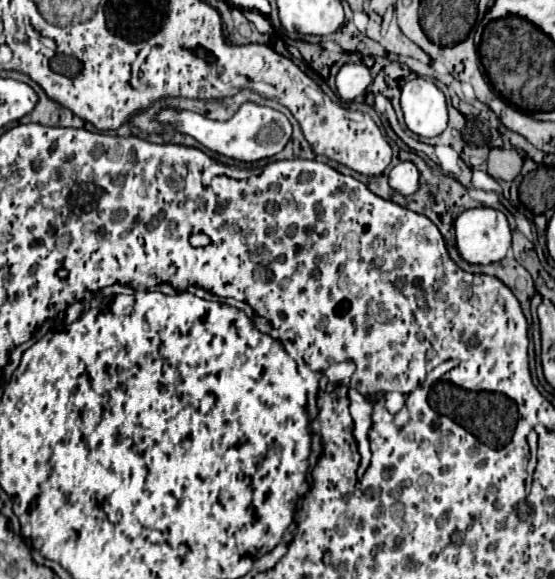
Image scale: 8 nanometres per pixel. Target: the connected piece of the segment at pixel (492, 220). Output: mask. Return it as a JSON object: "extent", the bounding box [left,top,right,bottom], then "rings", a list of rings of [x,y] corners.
{"extent":[455,207,511,265],"rings":[[[475,207],[463,211],[455,221],[455,231],[457,231],[457,249],[461,257],[469,263],[489,265],[501,261],[511,247],[511,229],[507,217],[491,207]]]}

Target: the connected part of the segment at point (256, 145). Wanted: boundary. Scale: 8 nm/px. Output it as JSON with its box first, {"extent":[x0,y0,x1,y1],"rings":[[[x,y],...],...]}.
{"extent":[155,103,291,163],"rings":[[[255,103],[241,105],[239,111],[229,121],[223,121],[223,123],[213,121],[213,119],[205,119],[195,111],[171,109],[171,107],[161,107],[159,113],[155,115],[155,121],[175,129],[177,133],[185,133],[185,135],[193,137],[209,151],[215,151],[219,155],[225,155],[225,157],[231,157],[237,161],[247,161],[247,163],[273,157],[291,139],[289,119],[271,107],[263,107],[263,105],[255,105]]]}

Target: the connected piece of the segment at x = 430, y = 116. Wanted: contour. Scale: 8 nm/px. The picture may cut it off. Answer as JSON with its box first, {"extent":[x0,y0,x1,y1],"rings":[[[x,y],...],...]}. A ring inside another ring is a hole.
{"extent":[401,77,447,137],"rings":[[[423,77],[401,89],[401,111],[407,129],[419,137],[437,137],[447,127],[447,103],[441,89]]]}

